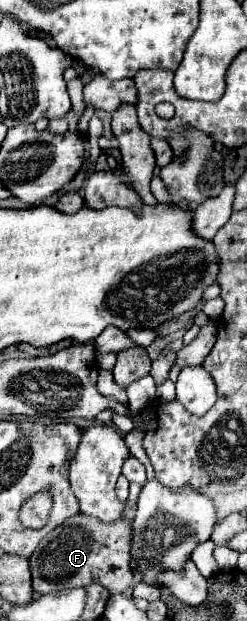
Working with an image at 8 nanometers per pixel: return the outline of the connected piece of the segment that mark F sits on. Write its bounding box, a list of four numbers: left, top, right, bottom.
[30,513,132,595]

